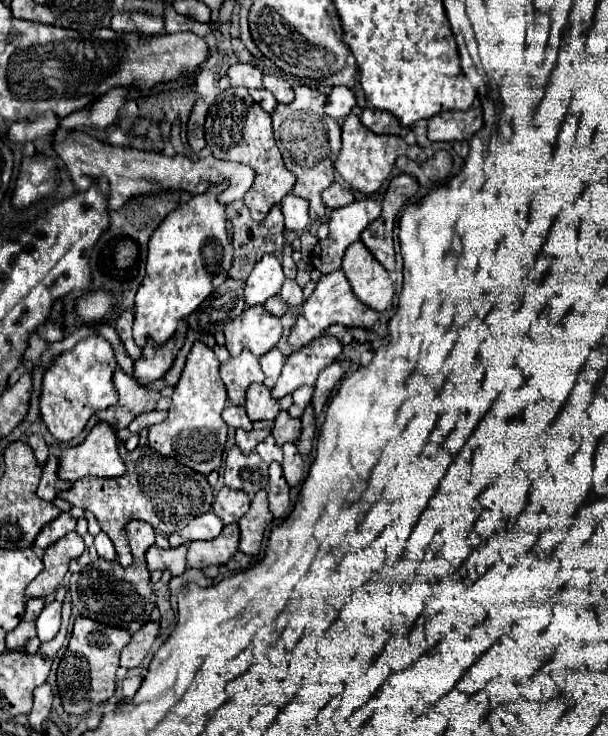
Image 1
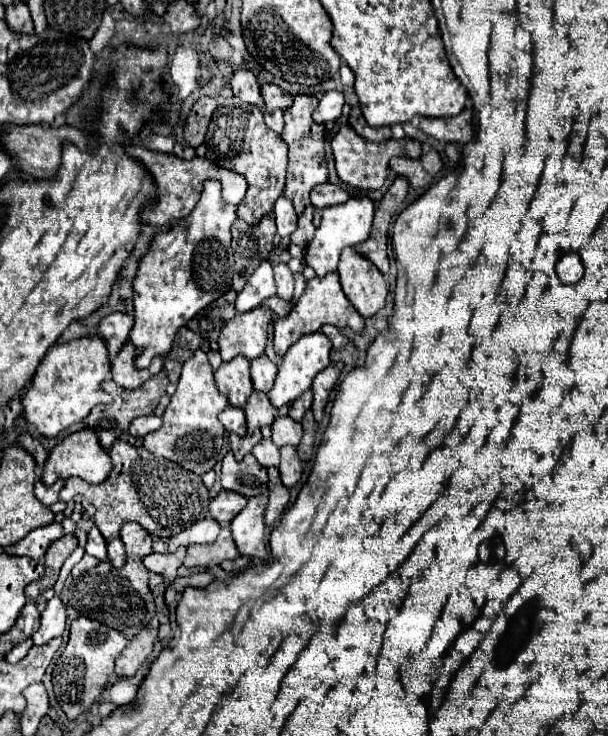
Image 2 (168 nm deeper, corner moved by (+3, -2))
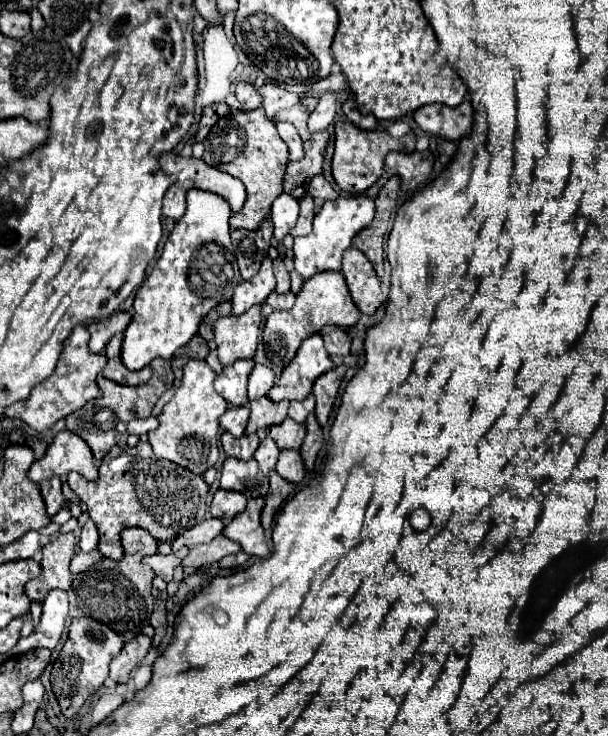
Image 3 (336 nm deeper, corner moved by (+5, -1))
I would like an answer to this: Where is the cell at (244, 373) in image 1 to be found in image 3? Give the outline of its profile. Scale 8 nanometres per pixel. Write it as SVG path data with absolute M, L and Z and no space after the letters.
M243 359L243 361L235 361L235 365L223 367L221 375L217 375L215 379L215 391L229 401L229 405L239 407L245 405L247 399L247 379L249 373L253 371L255 361L253 359Z

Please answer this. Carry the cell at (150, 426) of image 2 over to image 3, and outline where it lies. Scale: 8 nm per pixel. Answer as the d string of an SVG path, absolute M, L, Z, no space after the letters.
M145 417L145 419L133 419L129 421L127 425L127 433L133 433L133 435L143 435L143 433L149 433L157 427L157 417Z

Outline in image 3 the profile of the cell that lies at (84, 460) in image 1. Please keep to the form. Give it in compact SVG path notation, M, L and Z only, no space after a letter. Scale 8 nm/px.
M61 431L55 435L47 453L31 465L29 479L39 483L43 479L51 479L53 475L67 475L71 471L81 473L89 481L97 477L97 467L87 443L71 431Z

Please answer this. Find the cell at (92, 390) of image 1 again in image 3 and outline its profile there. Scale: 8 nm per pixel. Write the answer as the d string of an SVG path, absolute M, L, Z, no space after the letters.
M77 325L73 329L71 337L67 337L67 341L63 343L65 347L63 347L63 353L57 361L55 371L43 383L39 383L25 401L9 405L5 409L5 415L11 419L25 421L35 431L47 431L59 419L67 417L75 409L81 409L89 399L99 397L99 387L97 387L95 379L101 373L107 359L101 353L91 353L87 349L87 341L89 341L89 333L87 333L85 325Z

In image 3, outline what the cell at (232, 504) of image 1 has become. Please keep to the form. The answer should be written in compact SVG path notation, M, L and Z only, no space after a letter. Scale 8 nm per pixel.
M217 489L211 501L211 515L217 519L223 519L223 523L229 523L245 507L247 507L247 497L243 493Z

